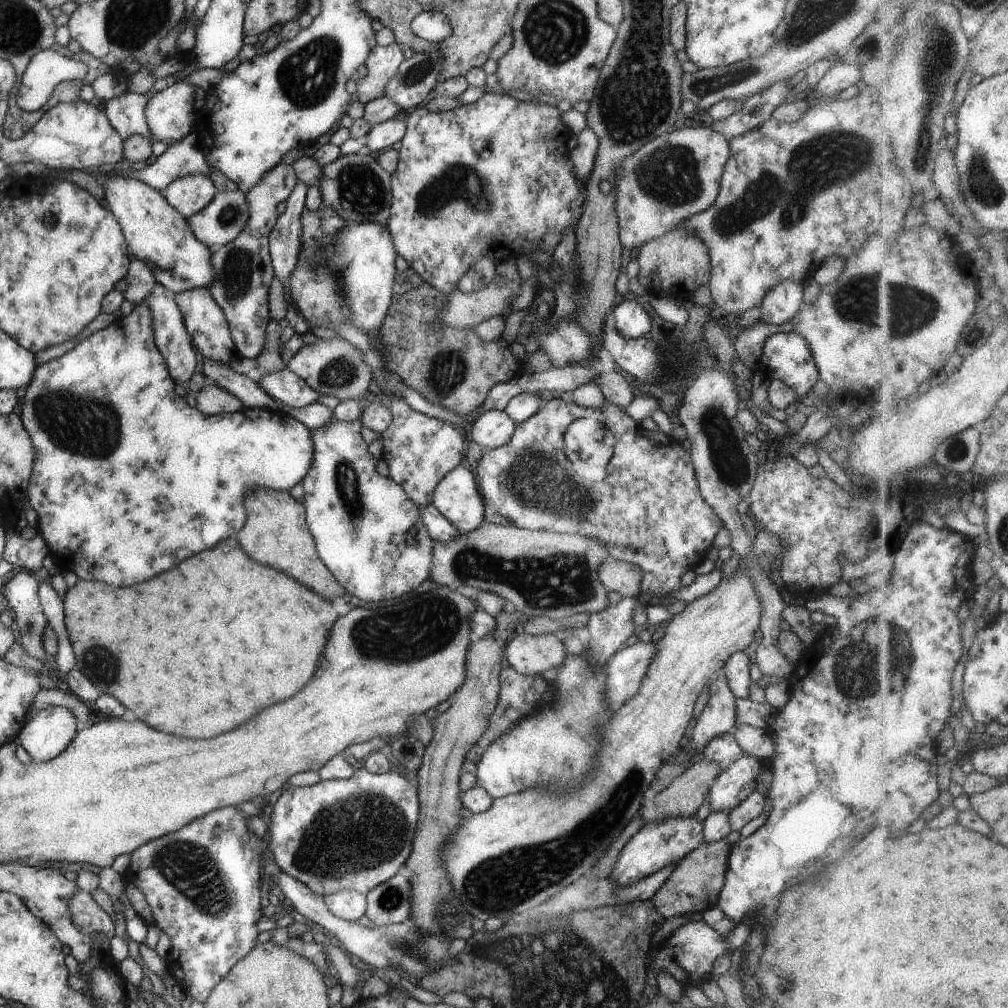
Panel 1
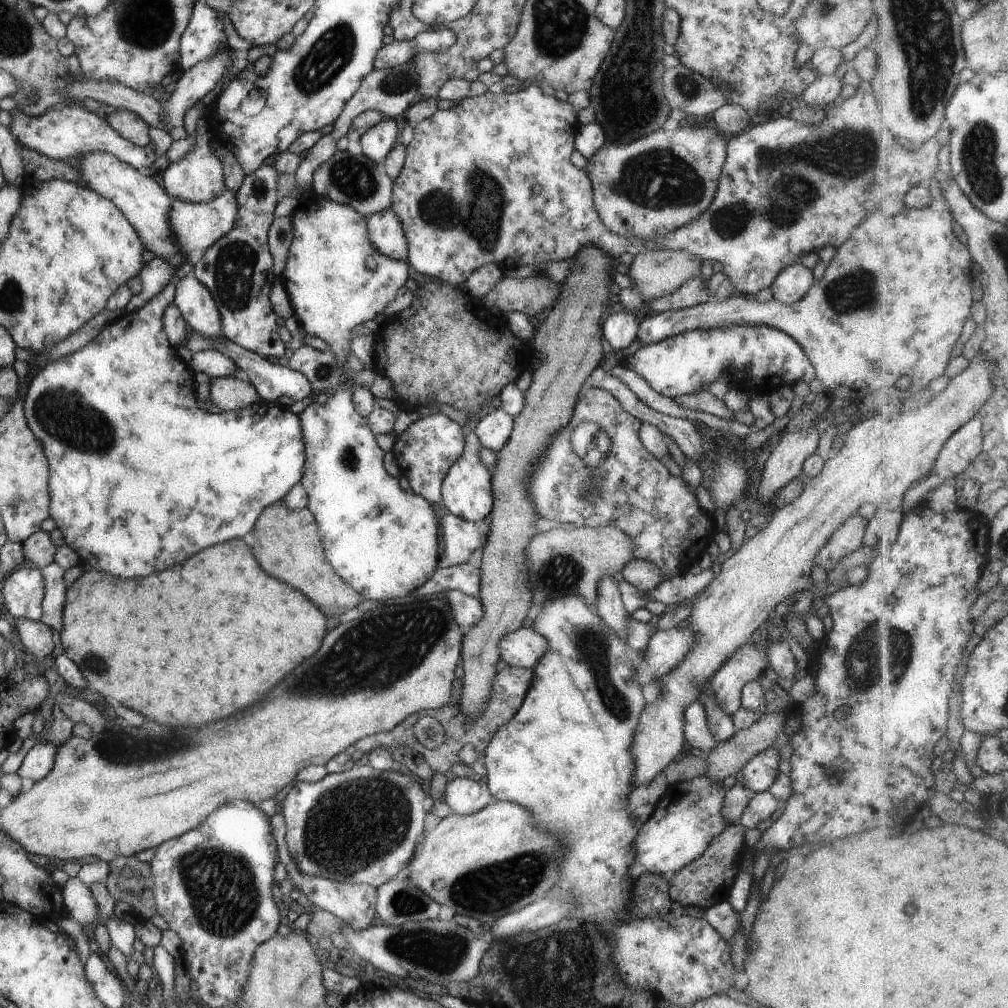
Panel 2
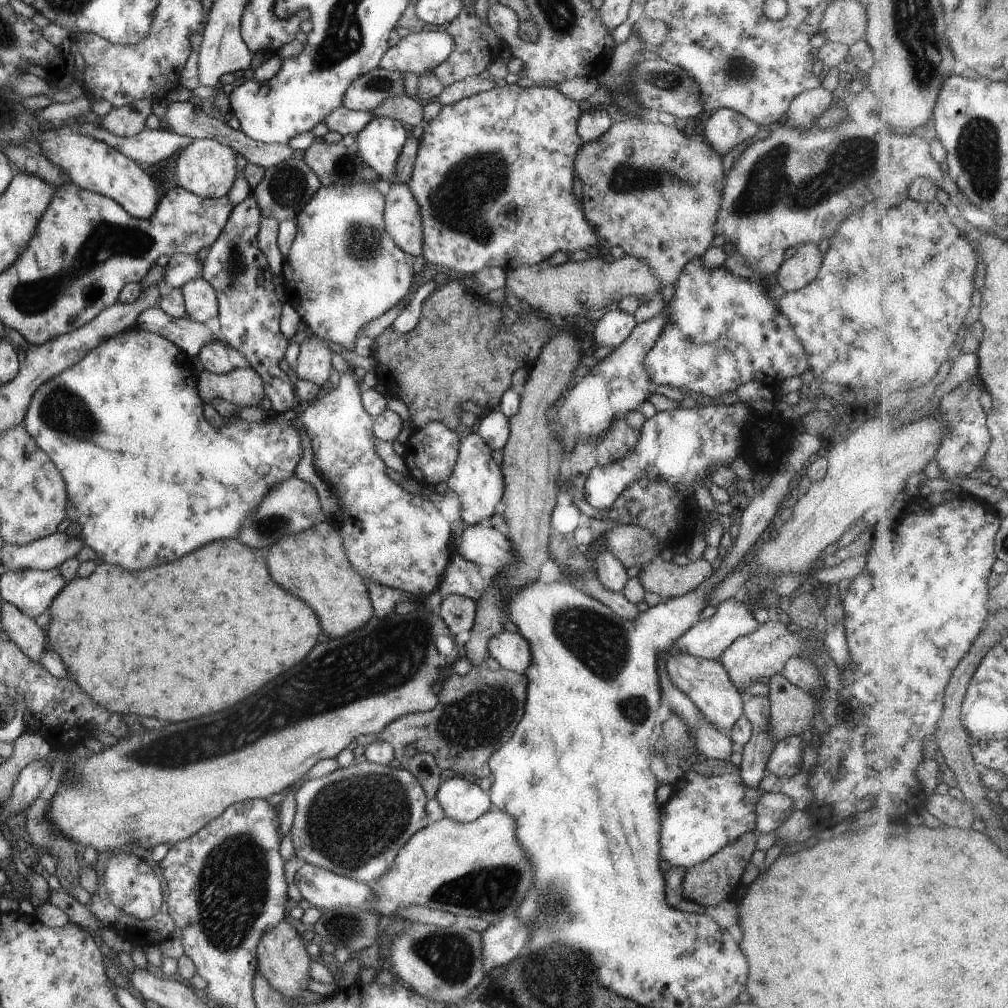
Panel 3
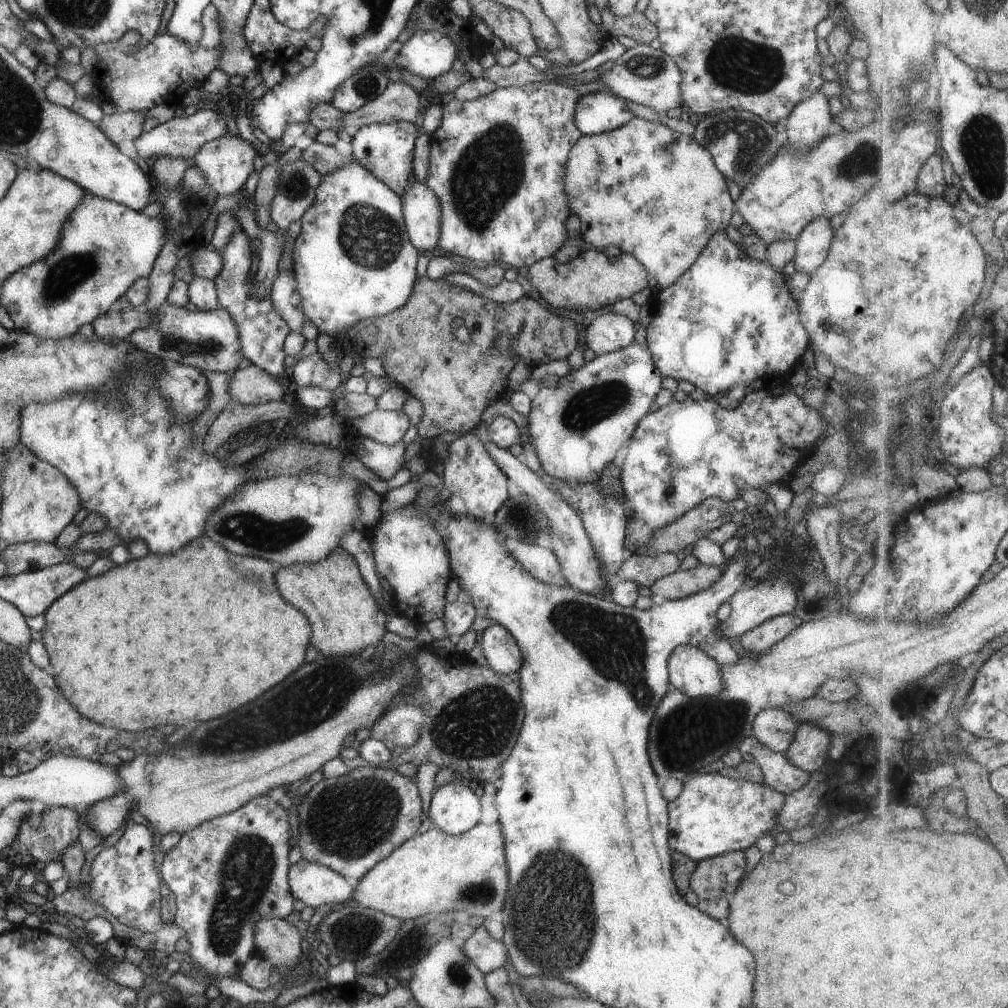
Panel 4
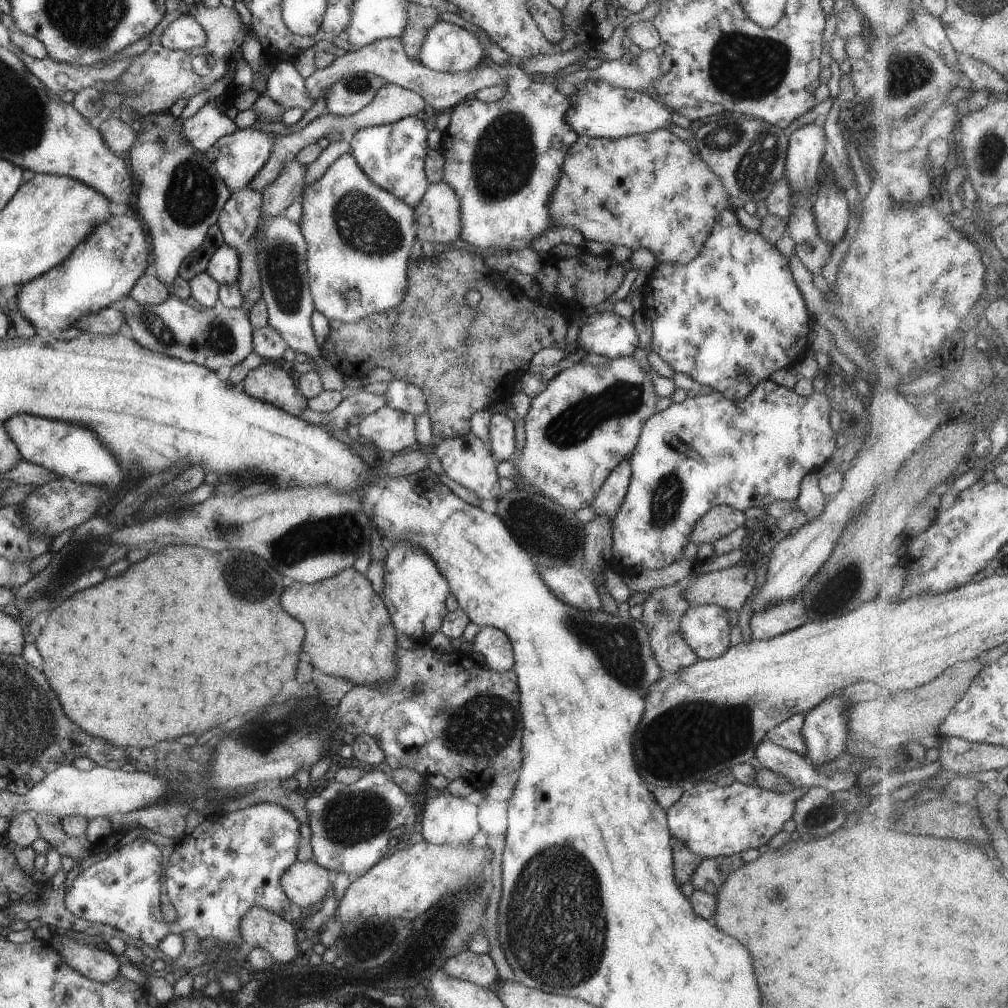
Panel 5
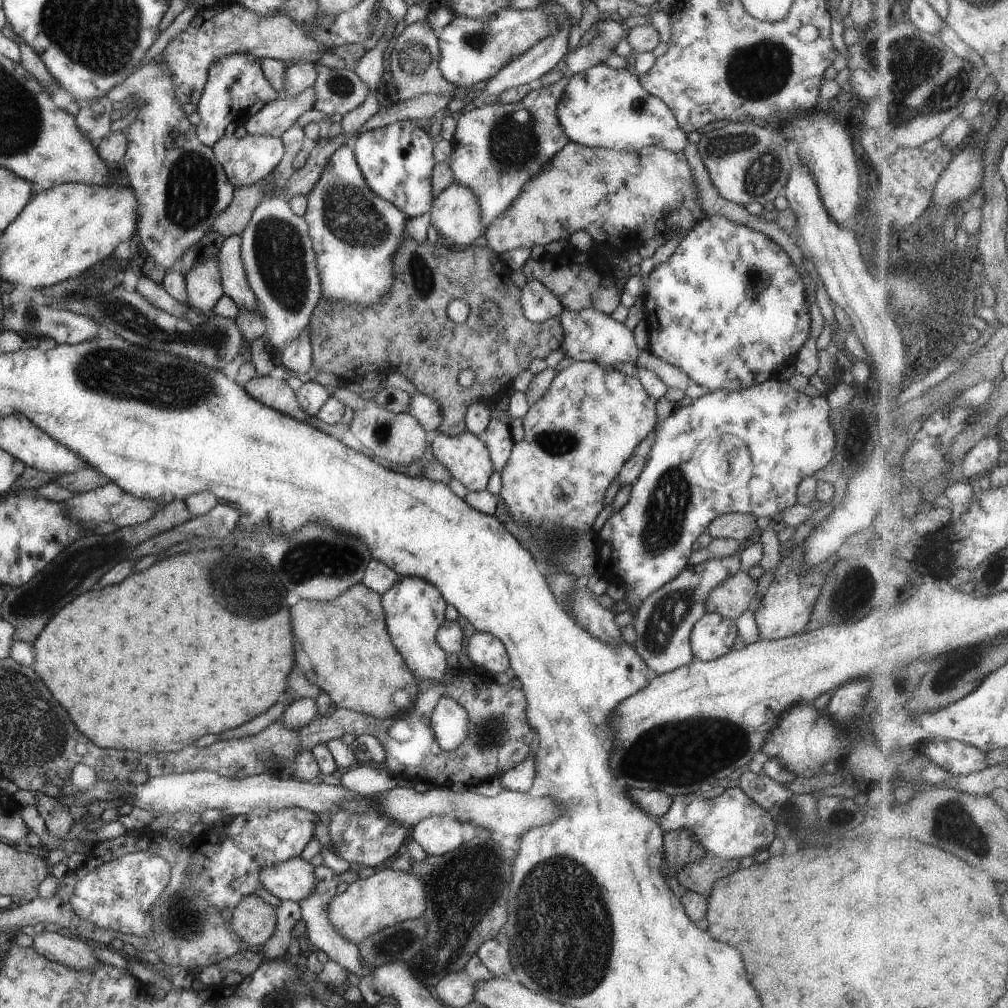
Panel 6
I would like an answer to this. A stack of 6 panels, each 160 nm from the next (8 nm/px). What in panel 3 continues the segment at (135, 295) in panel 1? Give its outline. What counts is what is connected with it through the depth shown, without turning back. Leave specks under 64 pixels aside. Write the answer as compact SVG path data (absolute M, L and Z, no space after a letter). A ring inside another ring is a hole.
M172 254L169 262L164 266L165 274L161 281L160 289L163 291L180 287L188 280L199 277L202 271L202 262L195 254Z

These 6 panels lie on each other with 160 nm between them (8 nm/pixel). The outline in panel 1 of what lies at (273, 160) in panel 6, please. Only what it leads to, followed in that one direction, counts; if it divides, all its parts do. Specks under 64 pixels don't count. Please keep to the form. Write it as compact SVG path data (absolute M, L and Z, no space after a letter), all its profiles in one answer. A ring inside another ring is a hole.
M201 173L180 176L161 189L169 206L185 218L207 206L216 192L211 178Z

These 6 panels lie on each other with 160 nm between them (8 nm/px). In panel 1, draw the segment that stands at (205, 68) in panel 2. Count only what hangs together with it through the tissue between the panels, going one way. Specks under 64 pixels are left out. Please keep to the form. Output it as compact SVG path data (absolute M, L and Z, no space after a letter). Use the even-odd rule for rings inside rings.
M181 79L149 95L144 115L150 134L161 142L179 140L193 130L195 87Z

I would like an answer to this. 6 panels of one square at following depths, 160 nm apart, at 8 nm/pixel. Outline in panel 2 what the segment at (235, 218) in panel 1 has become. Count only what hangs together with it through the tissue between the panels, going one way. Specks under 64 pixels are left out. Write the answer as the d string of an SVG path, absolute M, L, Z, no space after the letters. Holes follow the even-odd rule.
M227 189L221 191L221 194L215 198L200 203L182 201L171 197L168 208L168 223L172 231L172 240L183 255L195 249L205 250L233 226L236 205L234 195Z

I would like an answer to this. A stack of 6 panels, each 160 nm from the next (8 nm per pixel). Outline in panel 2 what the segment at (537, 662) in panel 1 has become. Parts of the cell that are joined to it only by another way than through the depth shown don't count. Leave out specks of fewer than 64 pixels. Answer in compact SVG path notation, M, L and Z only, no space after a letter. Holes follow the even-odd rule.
M522 627L502 636L497 648L503 662L520 669L531 669L548 649L546 638L530 628Z

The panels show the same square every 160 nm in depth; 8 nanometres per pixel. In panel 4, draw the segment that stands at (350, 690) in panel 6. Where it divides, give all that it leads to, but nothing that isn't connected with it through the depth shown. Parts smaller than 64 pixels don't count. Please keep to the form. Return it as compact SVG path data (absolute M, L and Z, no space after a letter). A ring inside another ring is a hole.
M341 546L335 547L324 559L312 565L289 565L275 574L275 584L279 594L297 610L305 614L311 624L309 644L327 656L356 655L368 646L380 646L381 637L386 632L386 612L379 606L369 592L367 584L360 575L356 560Z

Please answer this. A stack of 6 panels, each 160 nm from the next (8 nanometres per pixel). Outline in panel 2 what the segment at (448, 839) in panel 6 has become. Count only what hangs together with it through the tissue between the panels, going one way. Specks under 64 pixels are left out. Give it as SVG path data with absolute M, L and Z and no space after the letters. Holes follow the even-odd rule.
M455 777L445 785L440 800L447 804L453 813L470 815L491 804L495 798L481 779L474 781Z

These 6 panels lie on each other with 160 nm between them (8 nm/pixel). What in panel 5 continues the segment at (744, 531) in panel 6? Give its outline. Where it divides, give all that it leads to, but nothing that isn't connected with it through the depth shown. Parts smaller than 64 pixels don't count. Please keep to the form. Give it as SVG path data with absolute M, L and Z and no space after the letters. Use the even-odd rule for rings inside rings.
M729 505L712 506L699 520L696 520L688 536L688 542L698 545L713 544L718 538L739 529L745 519L743 511L738 511Z

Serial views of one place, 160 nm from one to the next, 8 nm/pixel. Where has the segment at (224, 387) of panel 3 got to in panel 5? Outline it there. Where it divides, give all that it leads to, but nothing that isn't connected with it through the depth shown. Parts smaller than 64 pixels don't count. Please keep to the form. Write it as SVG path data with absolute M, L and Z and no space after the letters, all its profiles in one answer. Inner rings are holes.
M271 362L250 370L238 388L250 397L272 404L294 417L307 409L306 398L289 375Z

